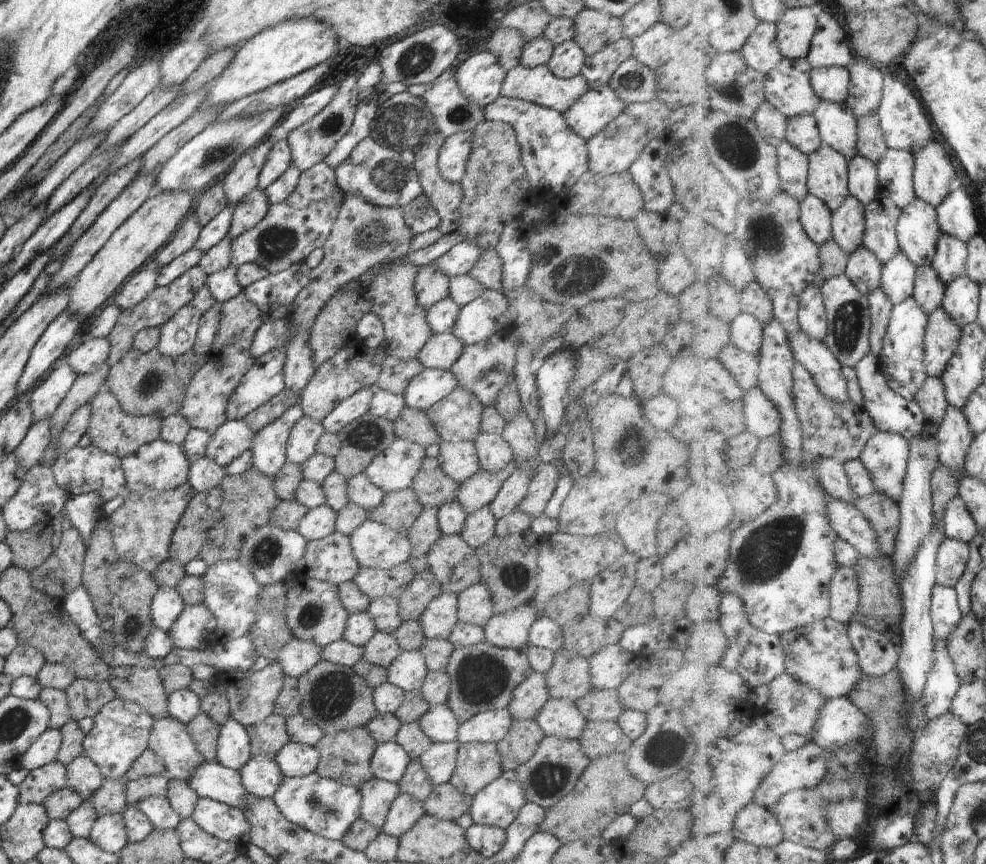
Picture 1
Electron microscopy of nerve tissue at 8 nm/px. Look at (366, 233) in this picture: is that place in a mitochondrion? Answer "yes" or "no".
yes

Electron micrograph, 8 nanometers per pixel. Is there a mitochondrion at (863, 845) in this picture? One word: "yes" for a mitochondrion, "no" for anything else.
no

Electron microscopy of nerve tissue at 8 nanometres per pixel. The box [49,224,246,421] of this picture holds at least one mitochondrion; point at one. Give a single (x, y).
(153, 383)

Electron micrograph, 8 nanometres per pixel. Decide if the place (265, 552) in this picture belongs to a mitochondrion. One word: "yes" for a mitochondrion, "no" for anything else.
yes

